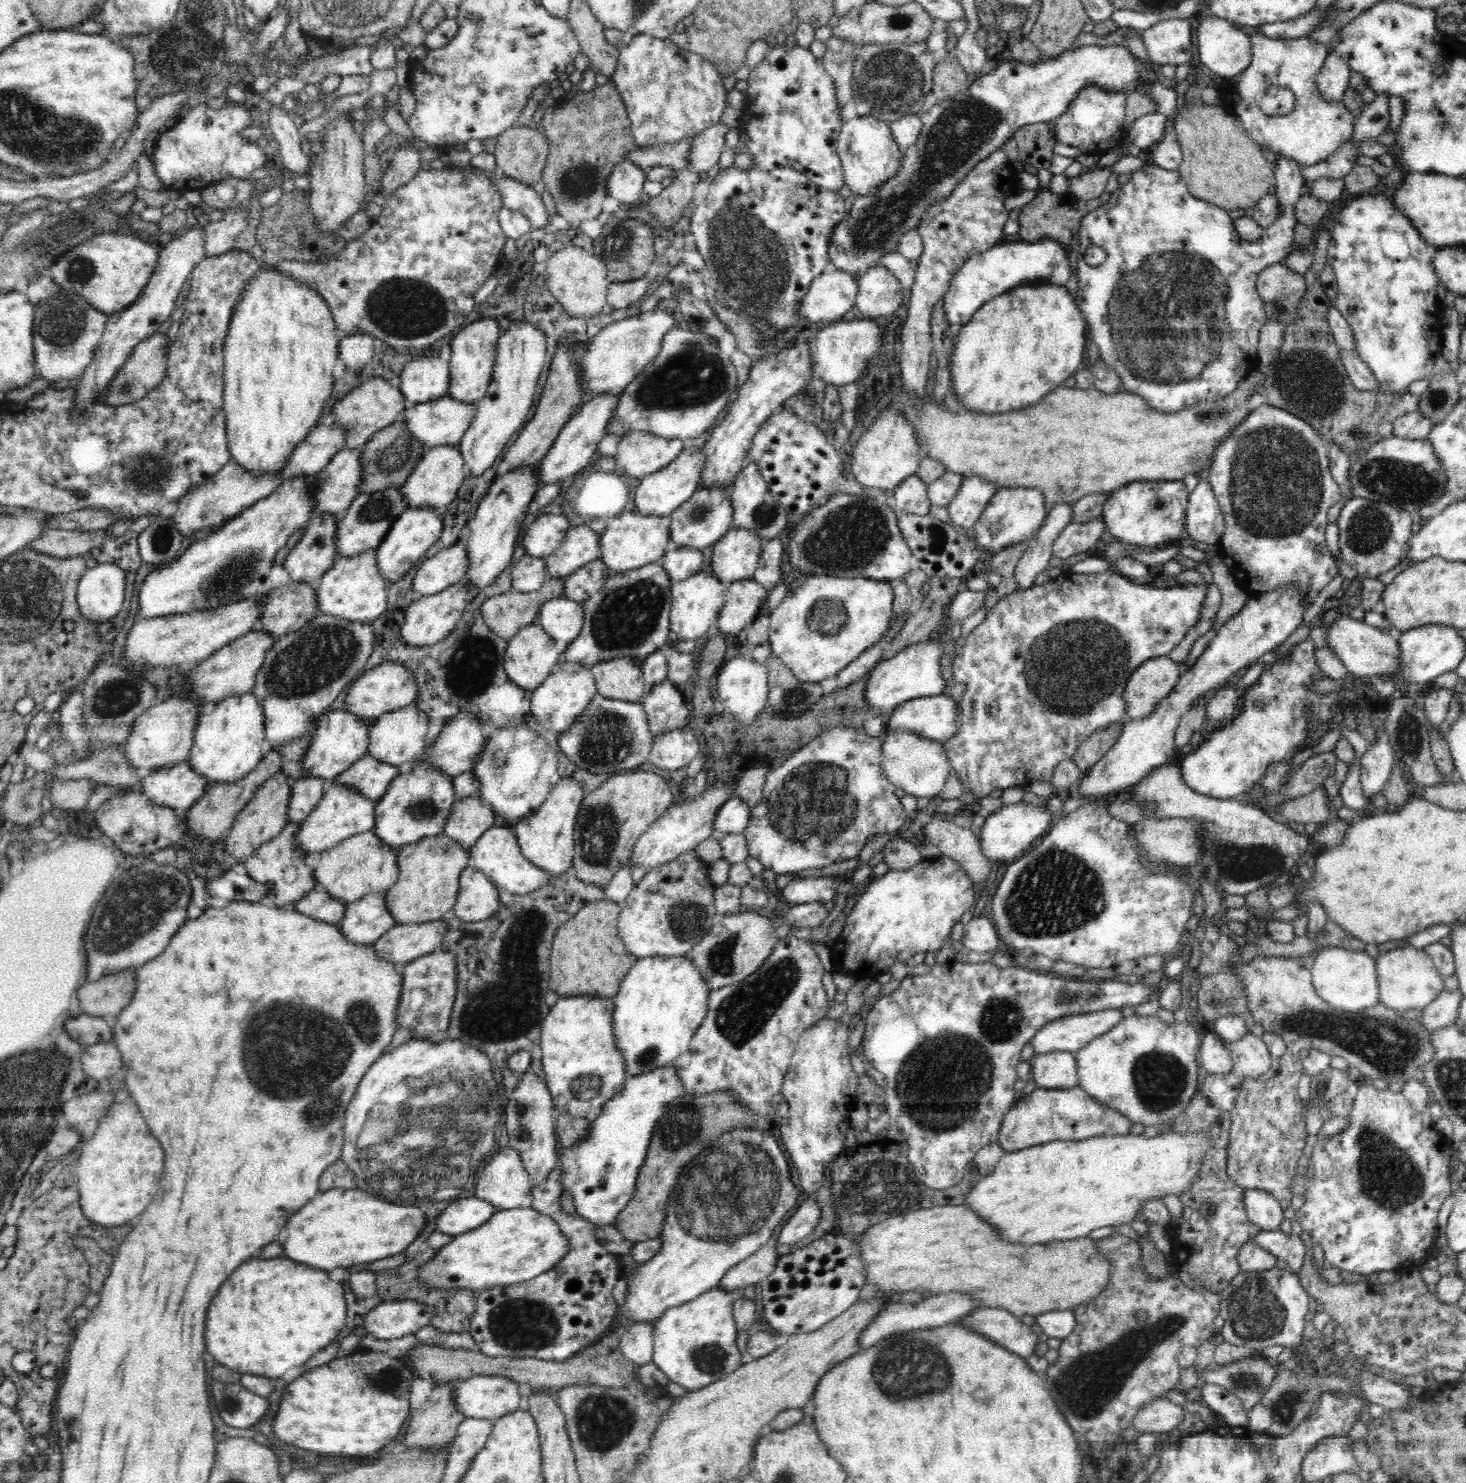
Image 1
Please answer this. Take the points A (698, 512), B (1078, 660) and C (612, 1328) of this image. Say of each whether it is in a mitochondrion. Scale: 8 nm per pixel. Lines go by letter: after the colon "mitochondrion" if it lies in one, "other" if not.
A: mitochondrion
B: mitochondrion
C: other

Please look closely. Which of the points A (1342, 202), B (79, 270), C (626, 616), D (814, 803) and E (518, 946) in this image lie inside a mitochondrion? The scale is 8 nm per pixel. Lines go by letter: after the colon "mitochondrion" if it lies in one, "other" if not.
A: other
B: mitochondrion
C: mitochondrion
D: mitochondrion
E: mitochondrion

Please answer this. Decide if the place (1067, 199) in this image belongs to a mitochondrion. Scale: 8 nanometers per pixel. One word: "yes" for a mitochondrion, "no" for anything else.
no

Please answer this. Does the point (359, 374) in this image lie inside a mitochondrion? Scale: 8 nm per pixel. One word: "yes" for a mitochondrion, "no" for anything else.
no

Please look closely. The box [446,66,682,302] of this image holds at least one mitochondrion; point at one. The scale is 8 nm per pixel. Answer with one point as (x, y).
(578, 183)

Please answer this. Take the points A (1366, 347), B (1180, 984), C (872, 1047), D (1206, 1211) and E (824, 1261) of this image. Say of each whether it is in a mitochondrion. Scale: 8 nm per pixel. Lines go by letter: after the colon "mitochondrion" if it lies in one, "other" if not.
A: other
B: other
C: other
D: mitochondrion
E: other

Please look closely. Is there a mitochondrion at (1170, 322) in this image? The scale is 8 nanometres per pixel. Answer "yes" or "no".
yes

